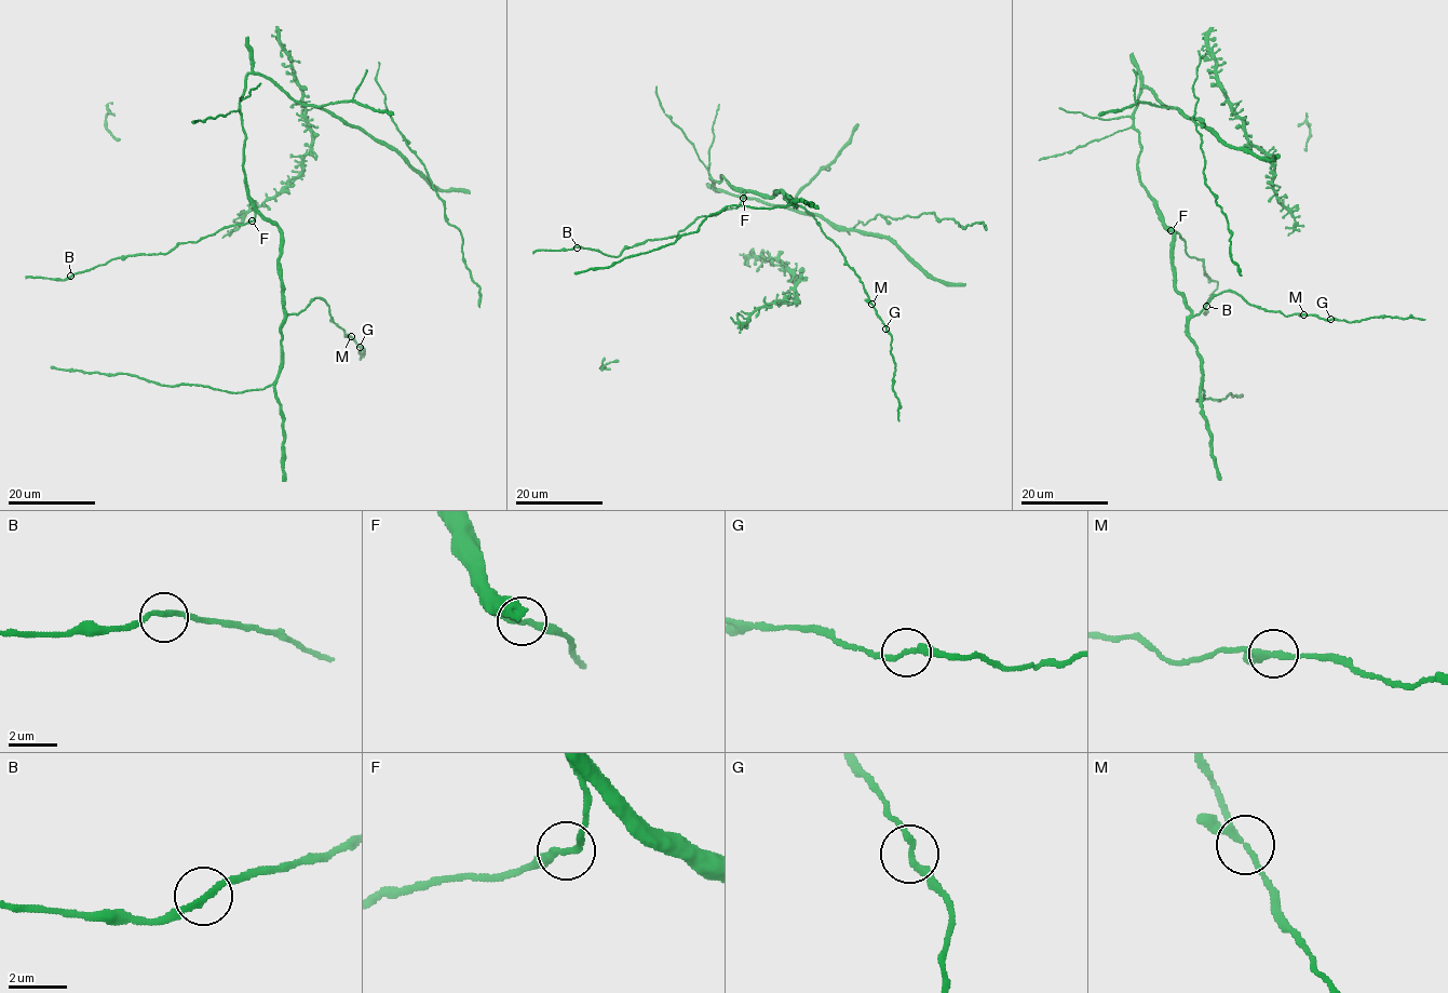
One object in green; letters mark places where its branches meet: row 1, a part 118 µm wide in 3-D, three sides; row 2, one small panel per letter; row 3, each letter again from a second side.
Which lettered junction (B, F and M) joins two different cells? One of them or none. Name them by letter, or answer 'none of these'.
none of these

